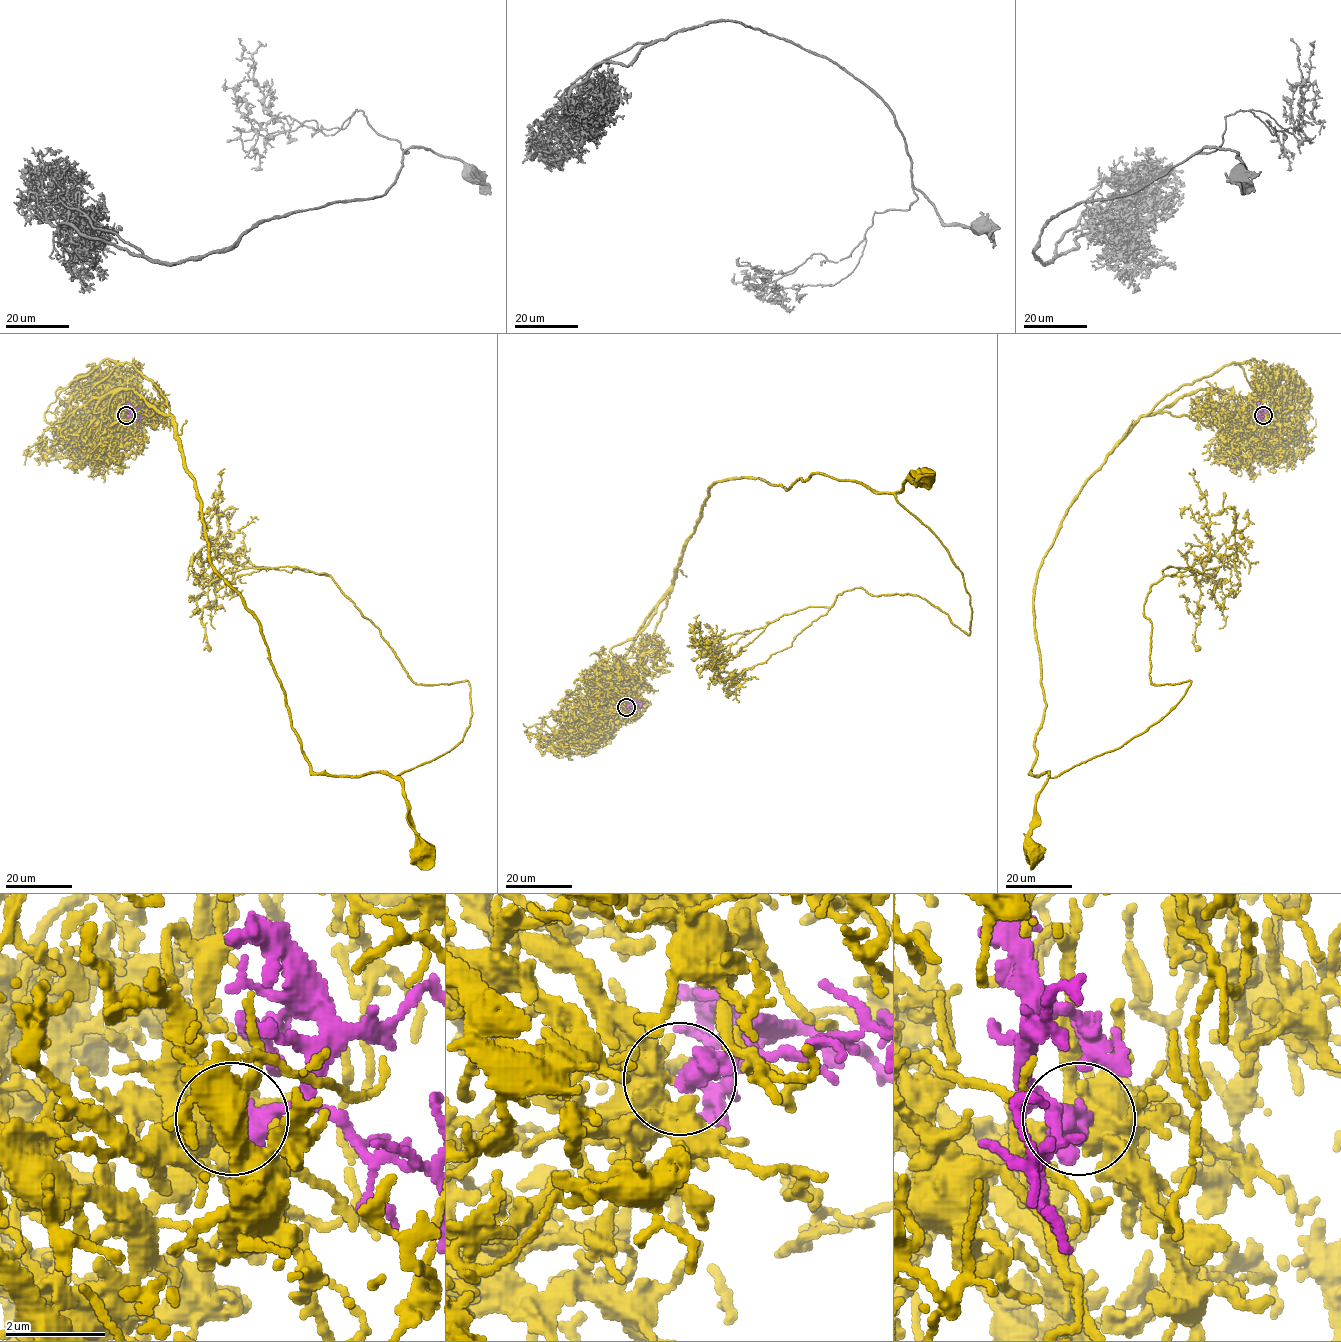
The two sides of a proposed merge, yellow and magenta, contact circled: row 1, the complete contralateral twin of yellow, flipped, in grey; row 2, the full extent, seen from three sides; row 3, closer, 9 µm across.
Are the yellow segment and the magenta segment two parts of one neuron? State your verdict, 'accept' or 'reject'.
accept

